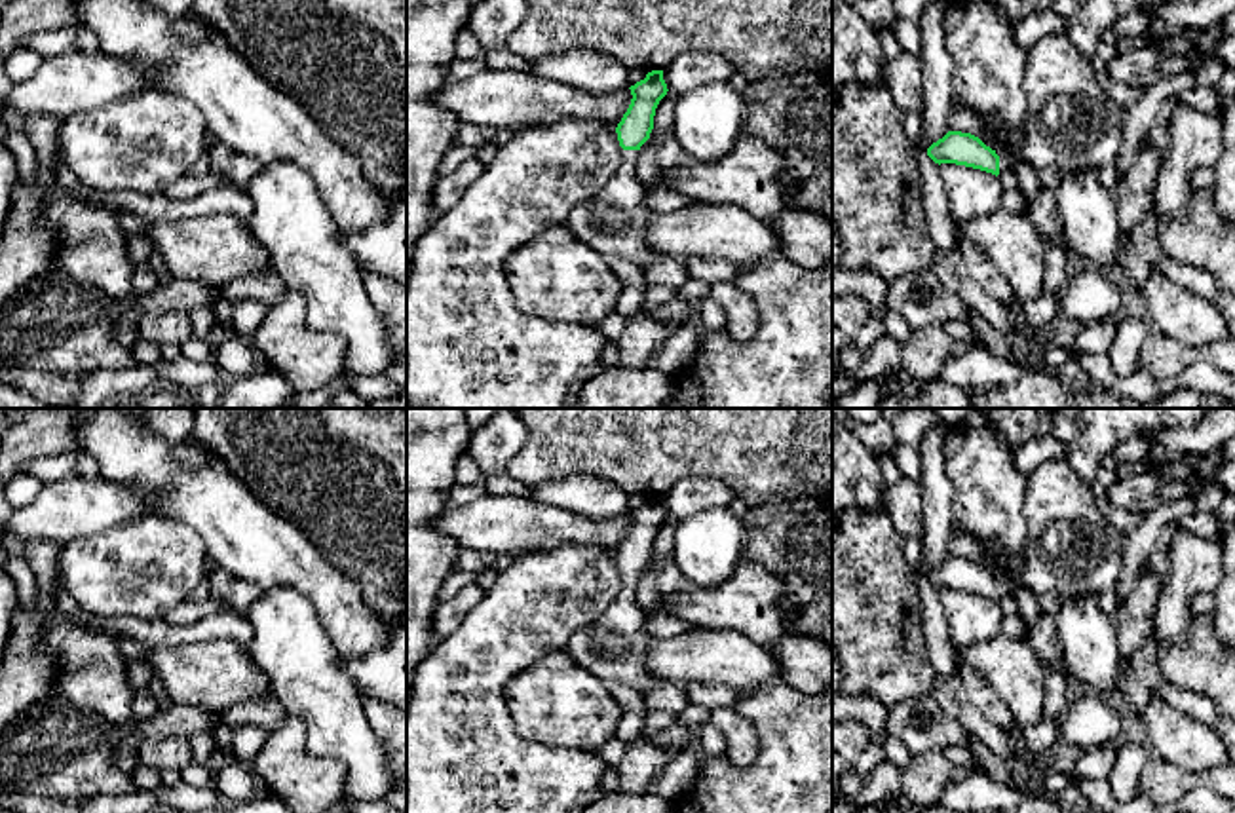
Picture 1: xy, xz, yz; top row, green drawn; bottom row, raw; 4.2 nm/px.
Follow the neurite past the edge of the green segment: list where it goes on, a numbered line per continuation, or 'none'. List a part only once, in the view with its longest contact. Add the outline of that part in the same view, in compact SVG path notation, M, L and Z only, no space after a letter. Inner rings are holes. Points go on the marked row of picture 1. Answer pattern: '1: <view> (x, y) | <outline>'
1: xz (614, 221) | M623 150L618 173L591 198L578 203L564 226L600 255L621 256L633 264L665 258L648 245L652 211L644 205L650 192L635 173L638 150Z

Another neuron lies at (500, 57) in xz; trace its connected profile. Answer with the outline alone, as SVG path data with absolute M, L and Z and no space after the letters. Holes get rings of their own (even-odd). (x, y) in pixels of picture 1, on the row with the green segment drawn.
M496 47L492 51L484 51L486 68L524 68L526 61L513 53L511 49Z

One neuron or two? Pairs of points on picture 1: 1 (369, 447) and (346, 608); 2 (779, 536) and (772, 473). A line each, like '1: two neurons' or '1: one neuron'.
1: two neurons
2: two neurons

